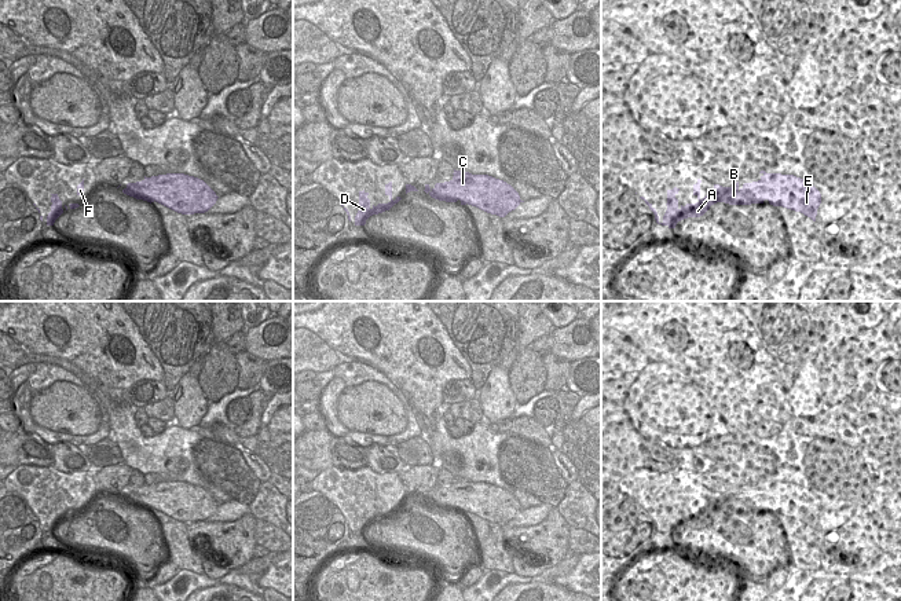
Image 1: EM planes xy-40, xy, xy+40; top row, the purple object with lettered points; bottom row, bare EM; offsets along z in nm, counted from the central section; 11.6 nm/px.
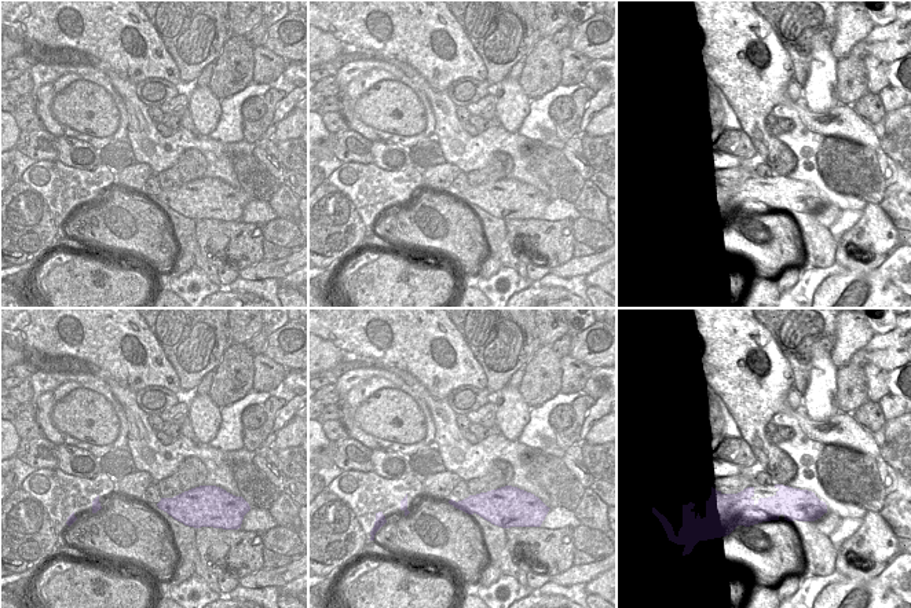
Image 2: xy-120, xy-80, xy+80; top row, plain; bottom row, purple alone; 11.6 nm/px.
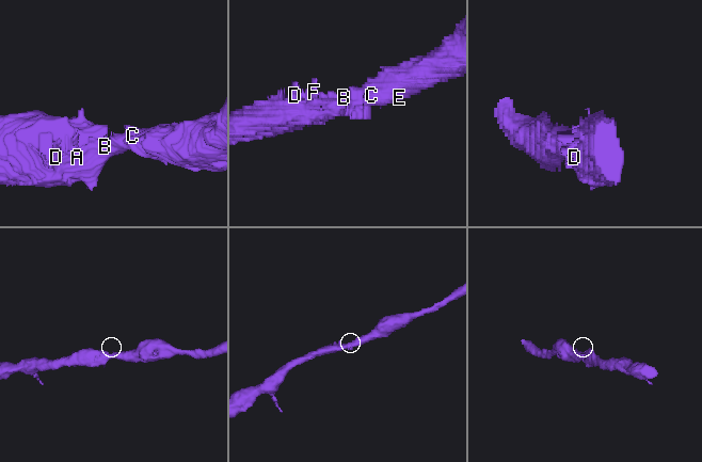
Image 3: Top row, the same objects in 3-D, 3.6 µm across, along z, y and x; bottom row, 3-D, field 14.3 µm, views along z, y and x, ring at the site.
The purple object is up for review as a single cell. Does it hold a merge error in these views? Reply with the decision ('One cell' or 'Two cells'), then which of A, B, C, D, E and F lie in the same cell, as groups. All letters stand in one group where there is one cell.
One cell. Groups: A B C D E F.

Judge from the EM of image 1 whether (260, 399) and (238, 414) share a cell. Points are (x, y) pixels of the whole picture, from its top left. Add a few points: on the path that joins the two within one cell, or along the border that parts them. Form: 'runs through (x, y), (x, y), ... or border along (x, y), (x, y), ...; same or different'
border along (248, 398), (251, 416), (235, 427); different

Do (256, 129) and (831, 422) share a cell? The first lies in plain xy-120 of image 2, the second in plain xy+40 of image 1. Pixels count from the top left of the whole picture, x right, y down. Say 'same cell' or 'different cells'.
different cells

